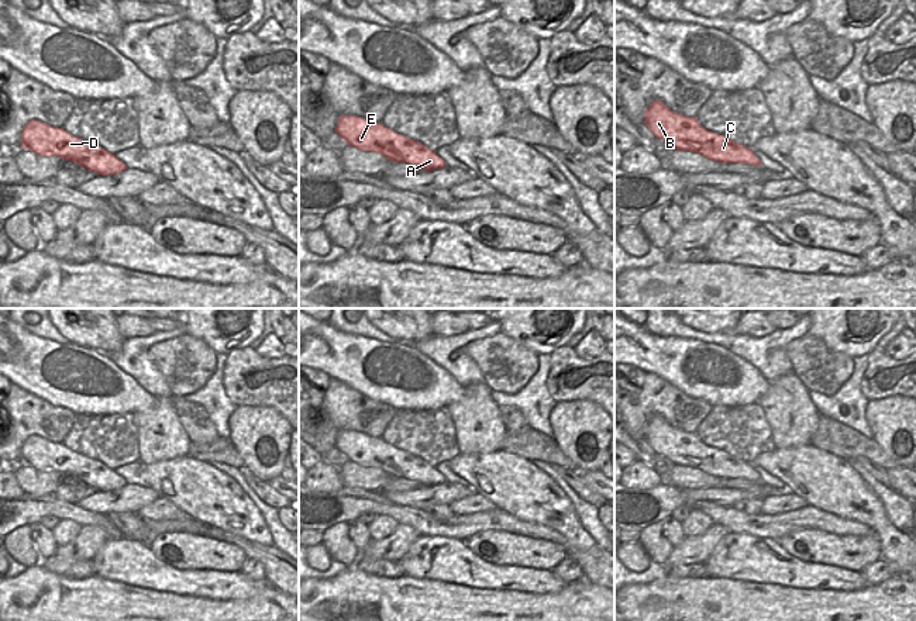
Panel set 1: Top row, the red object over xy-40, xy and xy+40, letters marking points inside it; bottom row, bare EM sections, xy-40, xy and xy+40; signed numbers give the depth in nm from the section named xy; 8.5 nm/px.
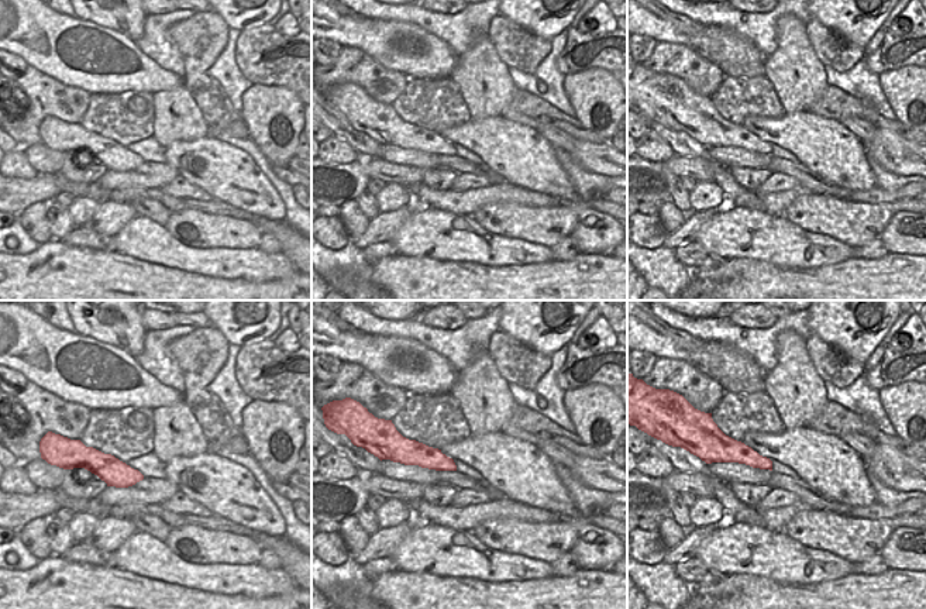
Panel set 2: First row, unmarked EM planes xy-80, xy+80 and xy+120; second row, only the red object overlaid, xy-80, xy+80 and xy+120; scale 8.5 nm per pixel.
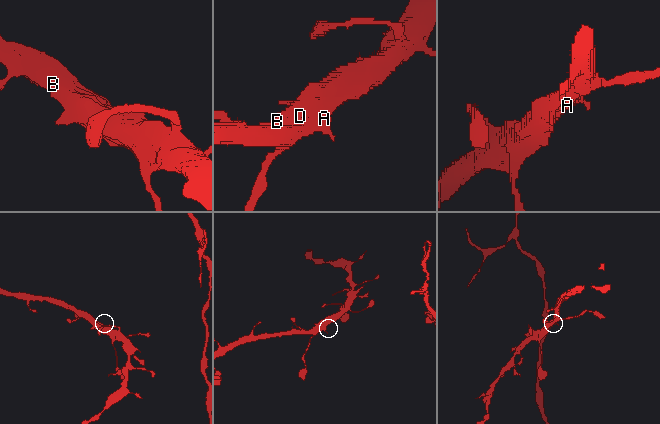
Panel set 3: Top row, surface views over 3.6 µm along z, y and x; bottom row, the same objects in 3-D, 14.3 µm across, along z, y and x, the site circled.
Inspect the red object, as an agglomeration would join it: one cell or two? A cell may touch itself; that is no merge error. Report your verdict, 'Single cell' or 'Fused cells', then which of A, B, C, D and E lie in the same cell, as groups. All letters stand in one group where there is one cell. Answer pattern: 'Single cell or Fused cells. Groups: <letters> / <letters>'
Single cell. Groups: A B C D E.

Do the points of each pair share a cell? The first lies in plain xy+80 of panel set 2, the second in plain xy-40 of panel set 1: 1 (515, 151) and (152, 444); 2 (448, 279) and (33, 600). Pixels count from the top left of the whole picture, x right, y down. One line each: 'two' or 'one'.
1: two
2: one

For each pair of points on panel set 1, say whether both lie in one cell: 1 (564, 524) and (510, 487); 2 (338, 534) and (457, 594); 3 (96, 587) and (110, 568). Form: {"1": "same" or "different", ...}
{"1": "same", "2": "different", "3": "different"}

